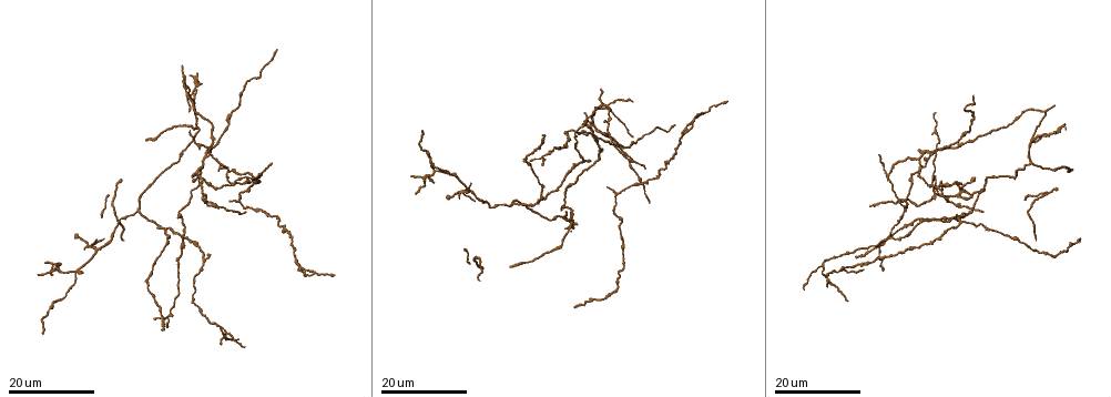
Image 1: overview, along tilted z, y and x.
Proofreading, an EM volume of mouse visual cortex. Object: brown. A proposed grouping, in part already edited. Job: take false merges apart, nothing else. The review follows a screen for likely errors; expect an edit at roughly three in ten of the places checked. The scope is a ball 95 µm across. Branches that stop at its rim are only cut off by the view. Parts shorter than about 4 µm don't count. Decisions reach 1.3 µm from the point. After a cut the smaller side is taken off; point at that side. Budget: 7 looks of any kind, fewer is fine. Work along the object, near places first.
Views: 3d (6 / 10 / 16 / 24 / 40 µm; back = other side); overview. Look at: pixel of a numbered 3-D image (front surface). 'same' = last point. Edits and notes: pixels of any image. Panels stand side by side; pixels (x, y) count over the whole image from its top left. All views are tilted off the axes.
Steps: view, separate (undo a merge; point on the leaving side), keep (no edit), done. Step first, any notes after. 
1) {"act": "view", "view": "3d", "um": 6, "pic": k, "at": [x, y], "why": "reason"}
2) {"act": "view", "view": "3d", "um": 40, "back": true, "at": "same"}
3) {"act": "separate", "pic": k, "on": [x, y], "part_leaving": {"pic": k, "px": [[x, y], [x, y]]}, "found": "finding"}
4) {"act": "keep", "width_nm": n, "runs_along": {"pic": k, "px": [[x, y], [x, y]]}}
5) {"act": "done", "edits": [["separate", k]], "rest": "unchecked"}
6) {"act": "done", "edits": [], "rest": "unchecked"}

{"act": "view", "view": "3d", "um": 16, "pic": 1, "at": [825, 265], "why": "branch point"}

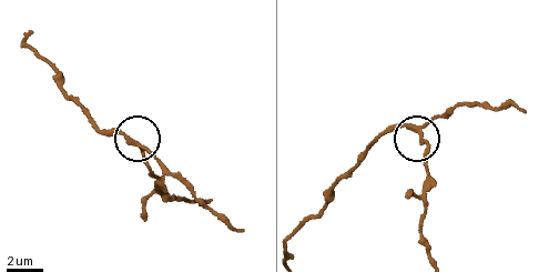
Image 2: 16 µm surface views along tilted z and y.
{"act": "view", "view": "3d", "um": 6, "pic": 2, "at": [138, 144]}

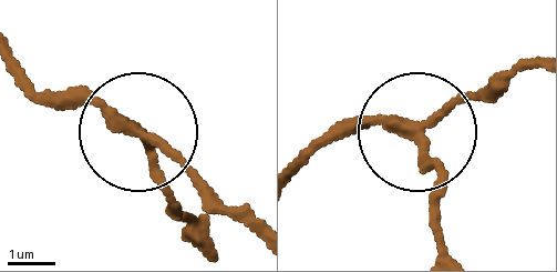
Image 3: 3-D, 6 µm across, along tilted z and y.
{"act": "separate", "pic": 3, "on": [162, 180], "side_arm_um": 9, "arms": 3, "found": "a second neuron is stuck on"}

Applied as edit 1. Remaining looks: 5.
{"act": "view", "view": "3d", "um": 16, "pic": 1, "at": [1030, 162], "why": "arms part here"}

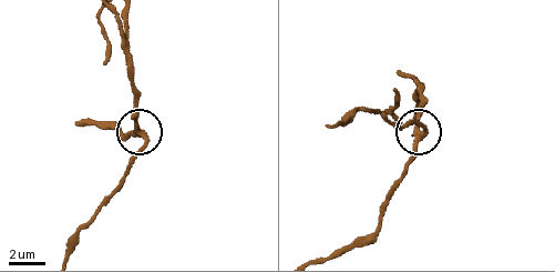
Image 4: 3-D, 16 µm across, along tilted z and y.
{"act": "view", "view": "3d", "um": 6, "pic": 4, "at": [420, 137], "why": "closer look"}

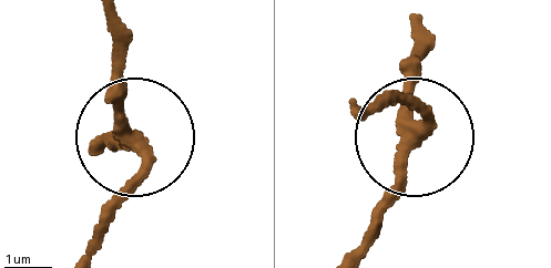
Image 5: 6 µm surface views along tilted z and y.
{"act": "keep", "side_arm_um": 52, "runs_along": {"pic": 5, "px": [[411, 27], [411, 143], [354, 258]]}, "found": "continuous, no second neuron"}

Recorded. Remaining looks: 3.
{"act": "view", "view": "3d", "um": 24, "pic": 1, "at": [1034, 137], "why": "branch point"}

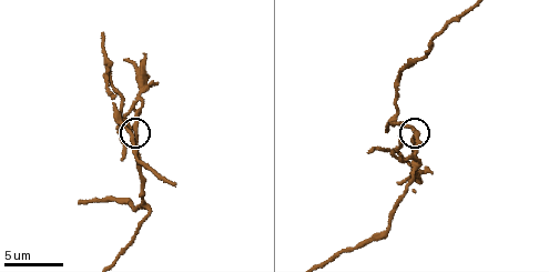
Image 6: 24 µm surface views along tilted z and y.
{"act": "view", "view": "3d", "um": 6, "at": "same"}

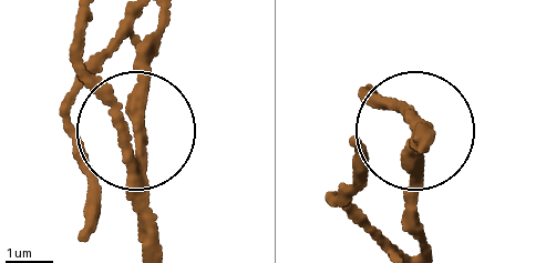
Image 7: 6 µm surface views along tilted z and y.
{"act": "separate", "pic": 7, "on": [91, 208], "side_arm_um": 10, "found": "a second neuron is stuck on"}

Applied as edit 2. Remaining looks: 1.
{"act": "done", "edits": [["separate", 3], ["separate", 7]], "rest": "unchecked"}

